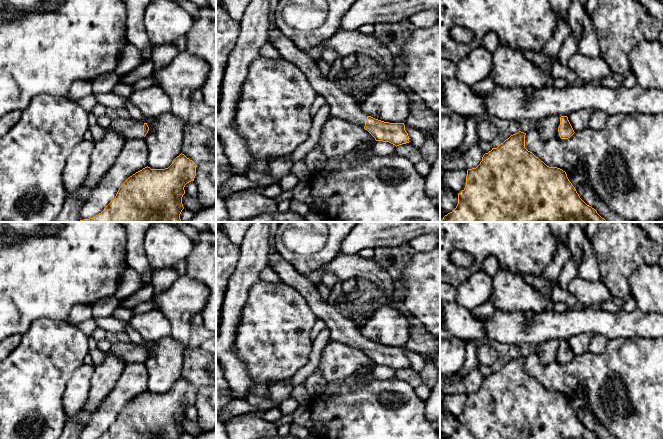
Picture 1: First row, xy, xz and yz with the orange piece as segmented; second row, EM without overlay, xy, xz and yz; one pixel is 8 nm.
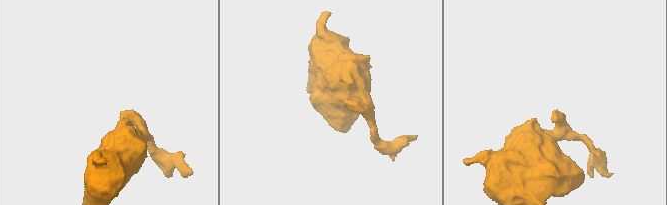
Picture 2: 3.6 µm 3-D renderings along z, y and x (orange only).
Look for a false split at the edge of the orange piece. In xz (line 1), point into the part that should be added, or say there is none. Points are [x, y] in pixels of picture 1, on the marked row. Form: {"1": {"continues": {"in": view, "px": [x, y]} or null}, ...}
{"1": {"continues": {"in": "xz", "px": [342, 105]}}}

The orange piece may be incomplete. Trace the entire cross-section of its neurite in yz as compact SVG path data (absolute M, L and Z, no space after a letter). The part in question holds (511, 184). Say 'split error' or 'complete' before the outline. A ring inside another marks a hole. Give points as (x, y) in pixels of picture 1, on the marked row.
complete | M521 131L511 135L497 148L492 148L491 151L485 153L482 157L482 161L476 168L467 170L466 186L460 193L458 193L458 204L452 212L443 217L441 222L607 222L594 208L587 205L580 198L575 187L569 181L565 171L557 167L547 166L543 161L525 148L525 135L526 133Z

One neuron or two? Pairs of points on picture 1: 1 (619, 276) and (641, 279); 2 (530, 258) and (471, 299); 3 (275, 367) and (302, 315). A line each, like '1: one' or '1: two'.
1: two
2: two
3: one

